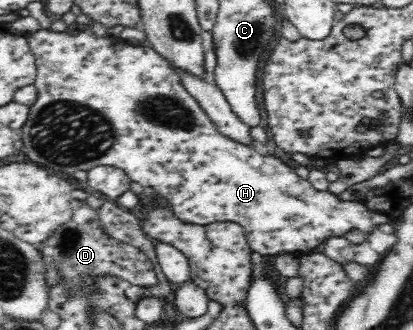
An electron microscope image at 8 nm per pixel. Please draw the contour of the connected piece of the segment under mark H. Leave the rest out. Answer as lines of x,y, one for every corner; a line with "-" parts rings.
41,28
34,32
25,34
30,50
35,56
36,77
34,86
37,88
38,96
35,103
30,105
27,121
20,127
18,134
19,139
23,142
21,151
35,163
39,163
43,168
51,169
55,173
77,173
77,171
89,171
97,166
108,166
122,169
128,178
135,183
145,186
151,186
163,199
171,204
171,210
175,212
175,216
179,220
195,225
209,225
214,222
232,222
240,228
244,229
245,237
251,246
251,251
258,251
261,255
289,253
309,253
324,244
331,237
344,237
345,233
351,228
359,229
363,233
373,230
373,227
381,224
391,224
393,217
383,212
376,212
367,207
362,201
347,201
341,199
339,194
335,194
330,190
319,191
311,185
307,179
303,179
295,168
290,167
280,158
273,155
262,155
258,153
254,147
243,142
239,142
229,136
223,135
217,130
217,124
211,121
209,114
200,106
185,88
177,70
163,59
153,48
146,43
141,45
129,44
123,42
123,38
117,36
97,36
91,28
85,28
77,33
67,31
54,31
50,28

